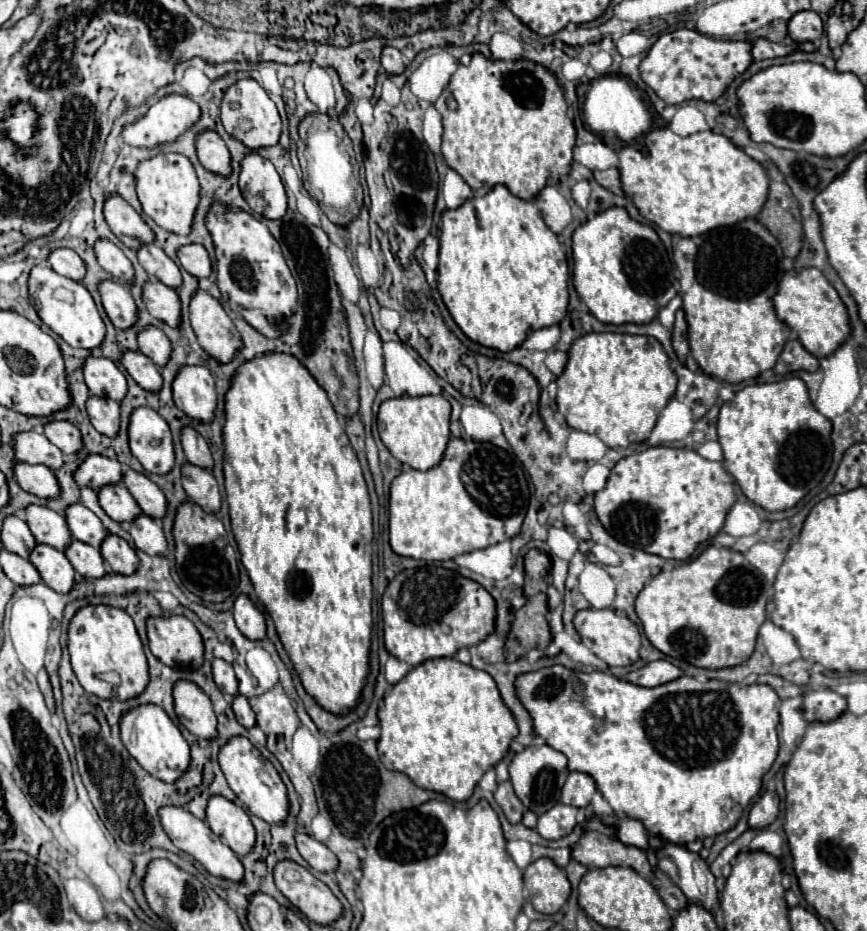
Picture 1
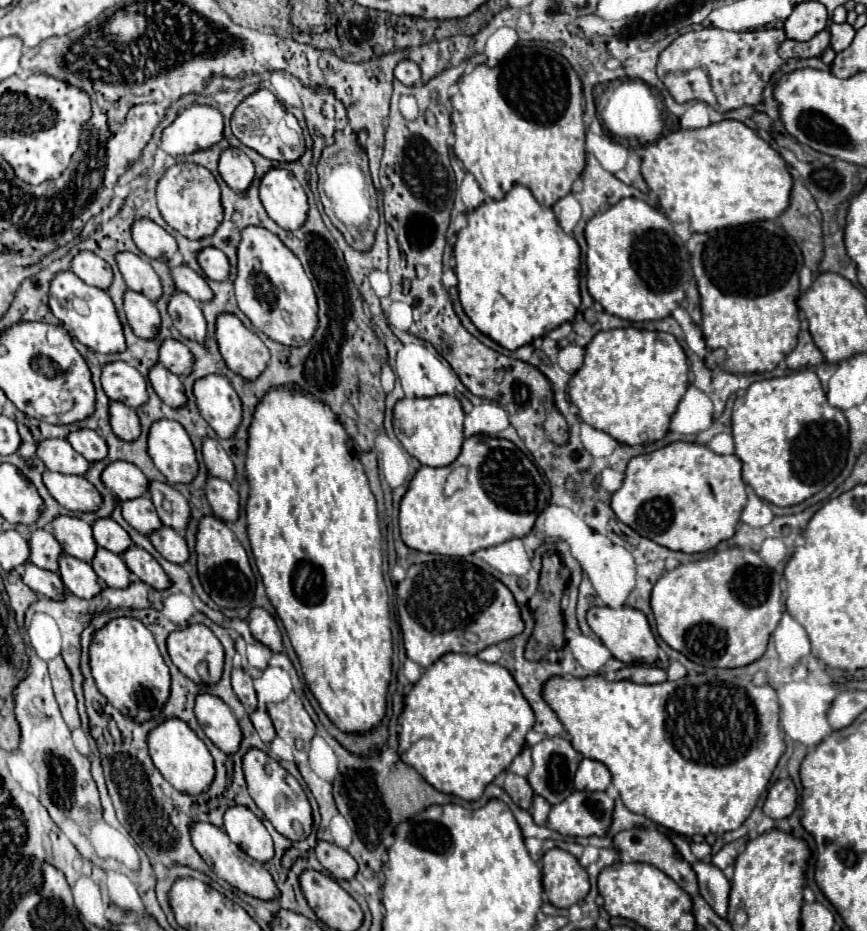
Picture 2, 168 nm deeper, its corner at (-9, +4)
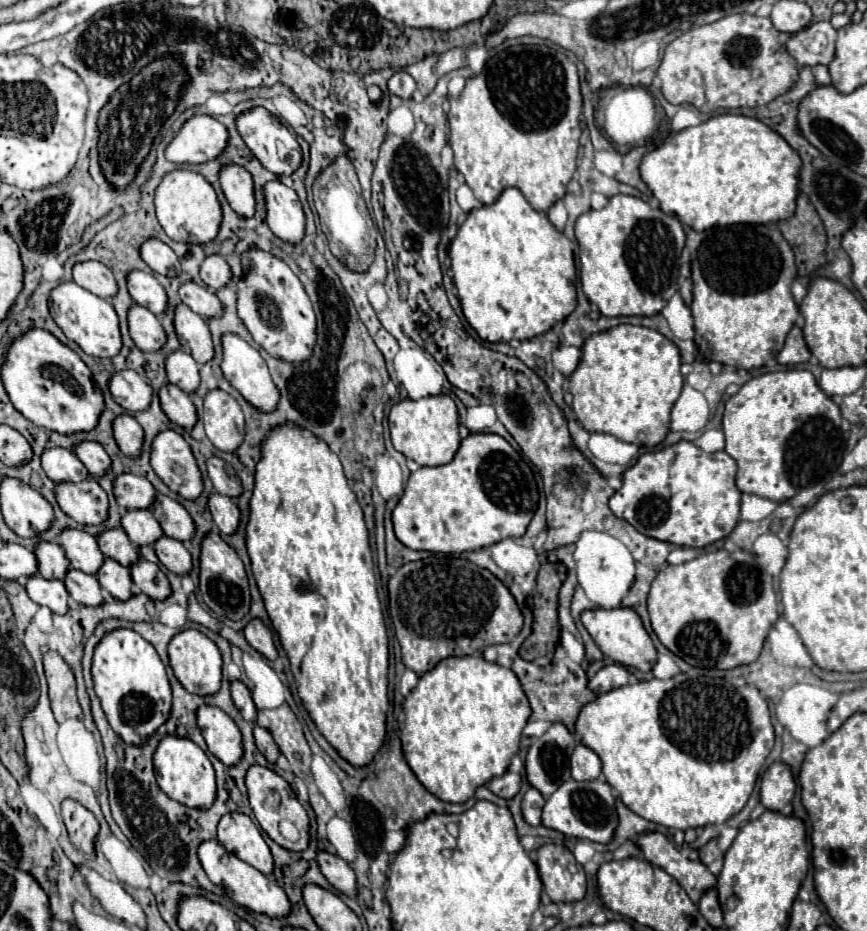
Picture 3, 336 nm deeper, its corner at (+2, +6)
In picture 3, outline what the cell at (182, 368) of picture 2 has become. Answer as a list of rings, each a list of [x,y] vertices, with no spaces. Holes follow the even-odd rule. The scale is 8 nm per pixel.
[[[183,350],[173,352],[167,358],[167,378],[171,384],[179,386],[183,392],[193,394],[199,388],[201,376],[199,376],[199,364]]]

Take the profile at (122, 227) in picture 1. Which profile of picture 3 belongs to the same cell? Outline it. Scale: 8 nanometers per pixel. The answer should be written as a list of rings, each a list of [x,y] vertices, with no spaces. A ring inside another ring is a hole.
[[[151,238],[141,246],[141,258],[157,274],[163,274],[169,278],[181,274],[181,264],[179,264],[175,252],[165,242],[161,242],[157,238]]]

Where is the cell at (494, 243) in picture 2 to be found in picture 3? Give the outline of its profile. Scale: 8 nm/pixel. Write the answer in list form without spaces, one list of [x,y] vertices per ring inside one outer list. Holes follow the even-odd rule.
[[[507,188],[495,204],[475,208],[465,216],[451,244],[451,270],[467,322],[489,342],[535,338],[553,324],[563,322],[577,308],[573,242],[553,228],[545,212],[533,210],[517,188]]]

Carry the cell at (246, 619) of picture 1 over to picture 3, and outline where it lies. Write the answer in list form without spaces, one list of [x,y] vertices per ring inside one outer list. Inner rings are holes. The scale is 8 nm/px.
[[[251,620],[245,626],[243,634],[245,634],[249,646],[253,650],[257,650],[259,654],[263,654],[267,660],[275,660],[277,658],[277,650],[275,650],[275,644],[273,644],[273,634],[261,620]]]

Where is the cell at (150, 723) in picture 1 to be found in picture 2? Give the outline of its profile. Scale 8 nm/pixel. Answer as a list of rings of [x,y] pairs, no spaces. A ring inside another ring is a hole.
[[[166,718],[148,734],[148,752],[160,774],[180,792],[200,794],[214,780],[214,760],[206,744],[180,718]]]

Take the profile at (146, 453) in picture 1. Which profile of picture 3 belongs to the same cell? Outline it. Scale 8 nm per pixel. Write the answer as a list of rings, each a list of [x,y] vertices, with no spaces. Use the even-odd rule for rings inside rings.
[[[165,430],[157,434],[151,452],[155,474],[185,500],[195,500],[203,492],[203,478],[195,456],[181,434]]]

